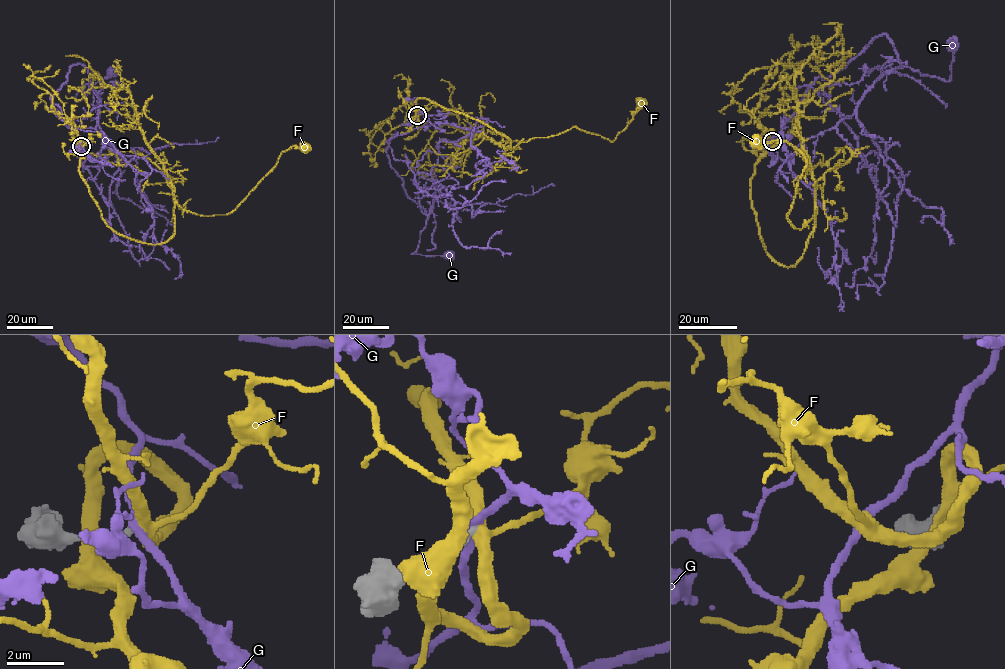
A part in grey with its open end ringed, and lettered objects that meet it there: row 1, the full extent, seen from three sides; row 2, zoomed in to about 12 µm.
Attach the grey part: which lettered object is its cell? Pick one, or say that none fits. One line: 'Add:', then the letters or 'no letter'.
Add: no letter

